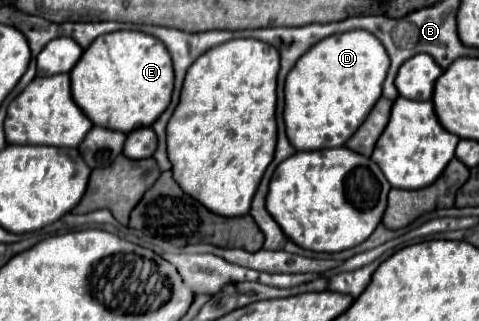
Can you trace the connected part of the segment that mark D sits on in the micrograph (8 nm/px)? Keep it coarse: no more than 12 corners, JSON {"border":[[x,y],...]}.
{"border":[[367,30],[311,46],[285,80],[297,150],[343,146],[389,56]]}

